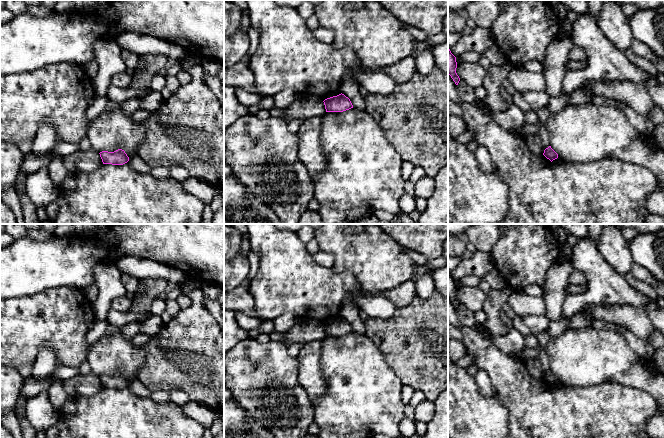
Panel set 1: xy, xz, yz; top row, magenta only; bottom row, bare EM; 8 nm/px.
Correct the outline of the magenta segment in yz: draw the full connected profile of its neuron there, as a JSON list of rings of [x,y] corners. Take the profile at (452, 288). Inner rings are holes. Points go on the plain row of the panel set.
[[[448,273],[448,298],[451,300],[456,309],[458,309],[460,302],[456,297],[457,286],[456,281]]]

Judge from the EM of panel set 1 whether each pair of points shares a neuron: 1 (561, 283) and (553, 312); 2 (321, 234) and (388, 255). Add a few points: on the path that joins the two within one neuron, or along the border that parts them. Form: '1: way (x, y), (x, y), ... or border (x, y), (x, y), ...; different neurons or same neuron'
1: way (554, 290), (553, 305); same neuron
2: way (338, 234), (348, 234), (371, 255); same neuron

